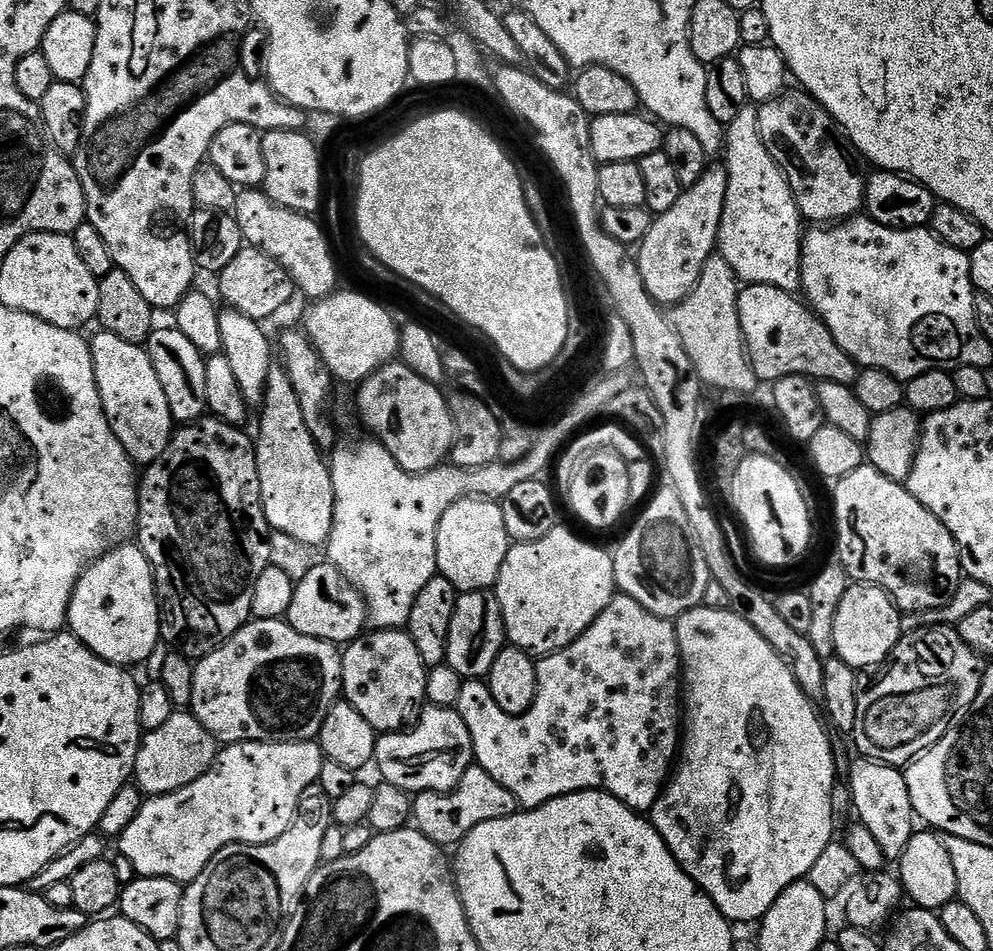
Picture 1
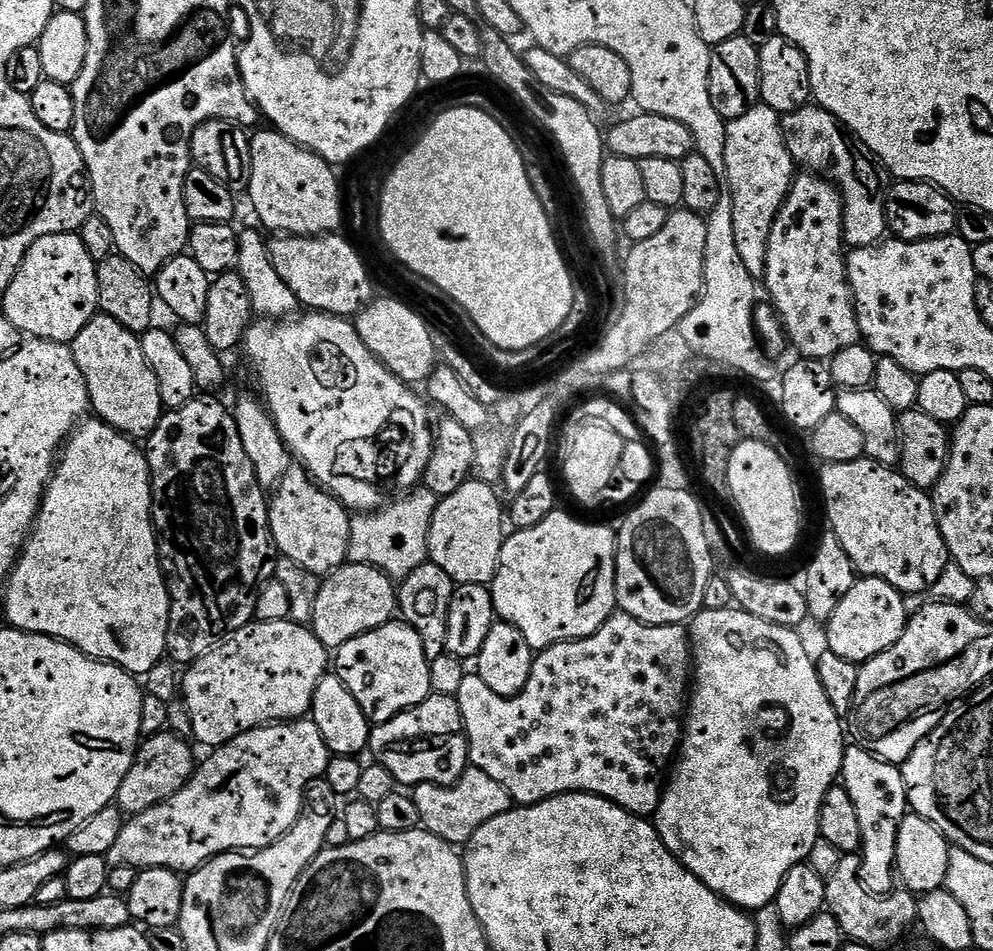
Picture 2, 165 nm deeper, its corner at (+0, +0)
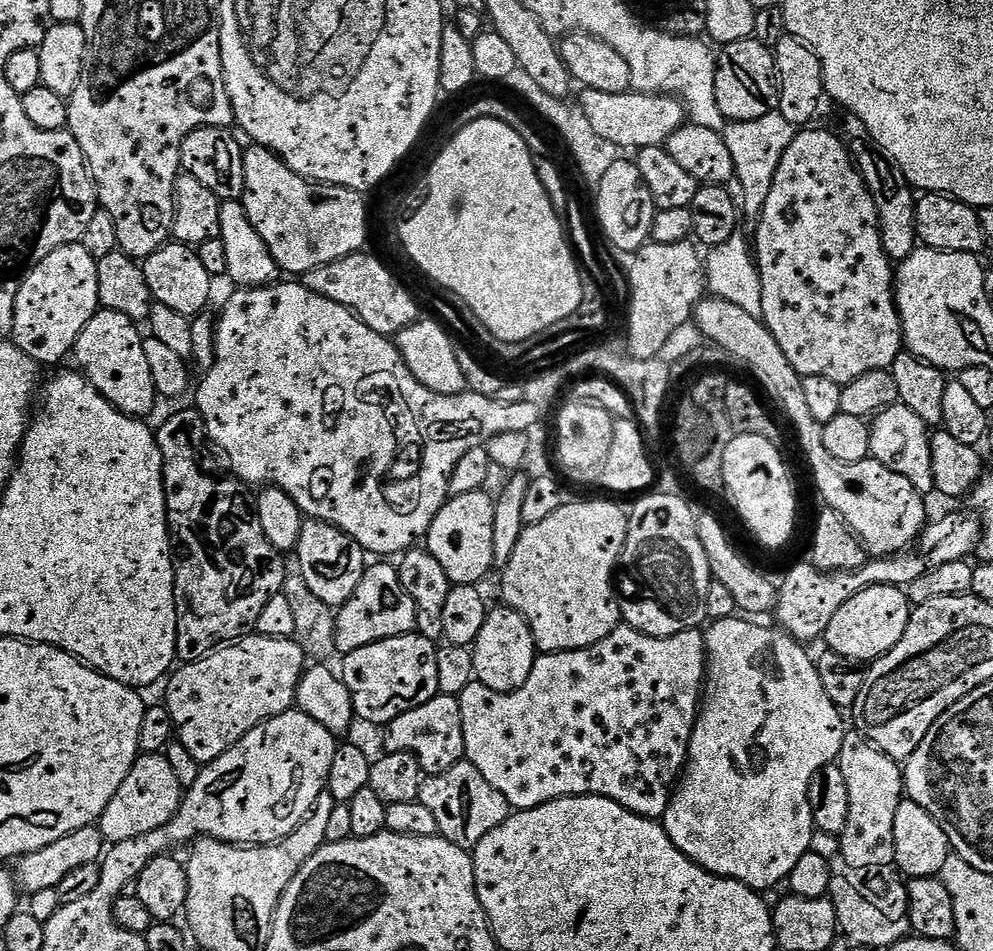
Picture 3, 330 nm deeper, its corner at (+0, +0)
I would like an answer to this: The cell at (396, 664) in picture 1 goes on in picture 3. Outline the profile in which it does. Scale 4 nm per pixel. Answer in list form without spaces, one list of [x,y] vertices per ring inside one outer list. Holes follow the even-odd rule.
[[[415,631],[347,653],[342,679],[346,690],[350,690],[356,716],[368,724],[386,726],[394,718],[430,702],[440,690],[437,647],[437,641]]]

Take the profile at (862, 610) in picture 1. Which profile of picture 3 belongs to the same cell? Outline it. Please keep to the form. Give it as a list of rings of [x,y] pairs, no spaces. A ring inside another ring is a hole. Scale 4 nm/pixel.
[[[875,584],[854,594],[854,598],[850,598],[846,606],[841,606],[834,618],[830,618],[830,626],[826,626],[822,637],[823,643],[828,643],[825,644],[827,651],[837,652],[845,658],[858,658],[865,662],[877,660],[902,642],[912,609],[913,605],[903,587]]]

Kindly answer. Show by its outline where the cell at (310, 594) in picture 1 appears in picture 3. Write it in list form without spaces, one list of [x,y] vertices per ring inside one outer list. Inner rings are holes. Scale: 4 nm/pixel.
[[[392,562],[372,563],[365,567],[352,597],[336,612],[337,653],[347,654],[362,646],[416,631],[414,601],[410,599],[410,594],[406,594],[406,586],[402,586],[397,565]]]

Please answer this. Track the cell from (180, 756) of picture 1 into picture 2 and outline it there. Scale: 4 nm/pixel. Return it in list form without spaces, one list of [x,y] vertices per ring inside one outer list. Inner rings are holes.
[[[168,730],[158,736],[147,737],[136,750],[134,762],[116,795],[115,807],[119,808],[121,813],[134,817],[140,812],[150,810],[156,804],[161,804],[178,790],[185,788],[194,771],[193,745],[188,743],[187,739],[173,736]]]

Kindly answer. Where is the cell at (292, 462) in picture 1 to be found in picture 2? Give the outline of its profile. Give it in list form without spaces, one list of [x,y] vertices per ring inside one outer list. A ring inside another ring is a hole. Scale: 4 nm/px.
[[[289,466],[268,500],[268,529],[272,532],[272,542],[276,545],[279,555],[285,560],[293,560],[298,567],[306,569],[307,572],[313,572],[317,578],[327,576],[335,568],[341,568],[348,560],[353,517],[348,516],[349,509],[340,503],[337,497],[325,492],[303,468]]]

